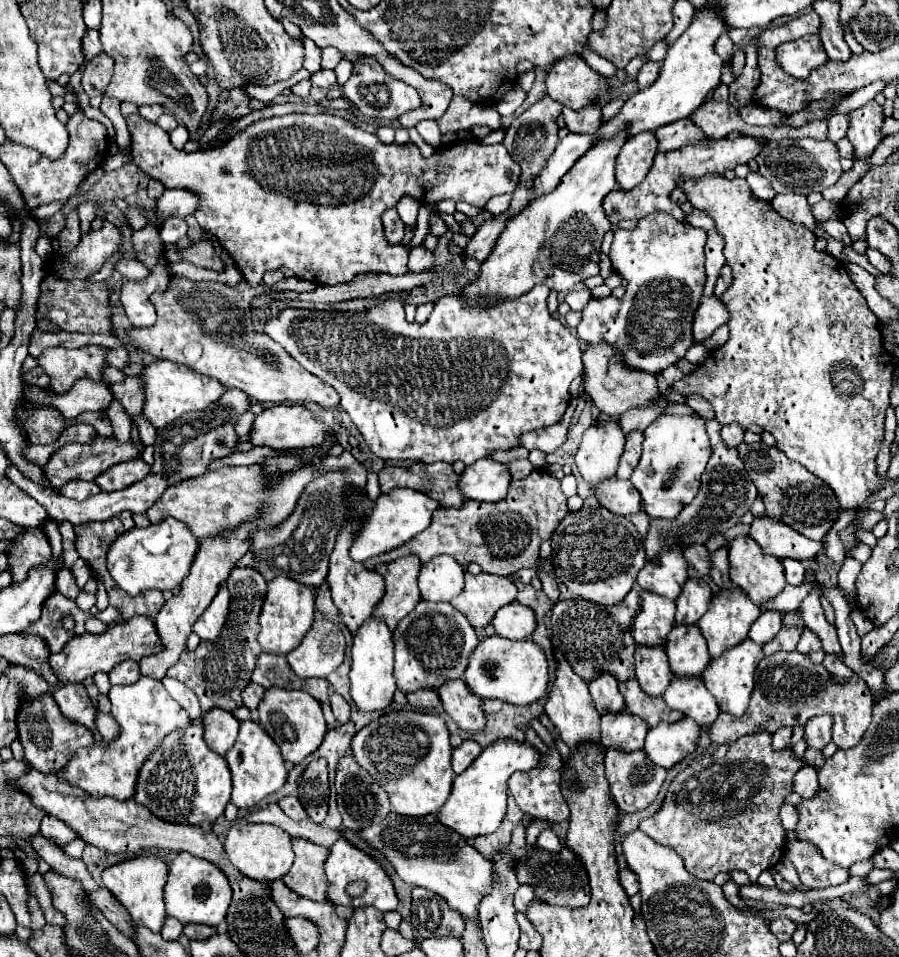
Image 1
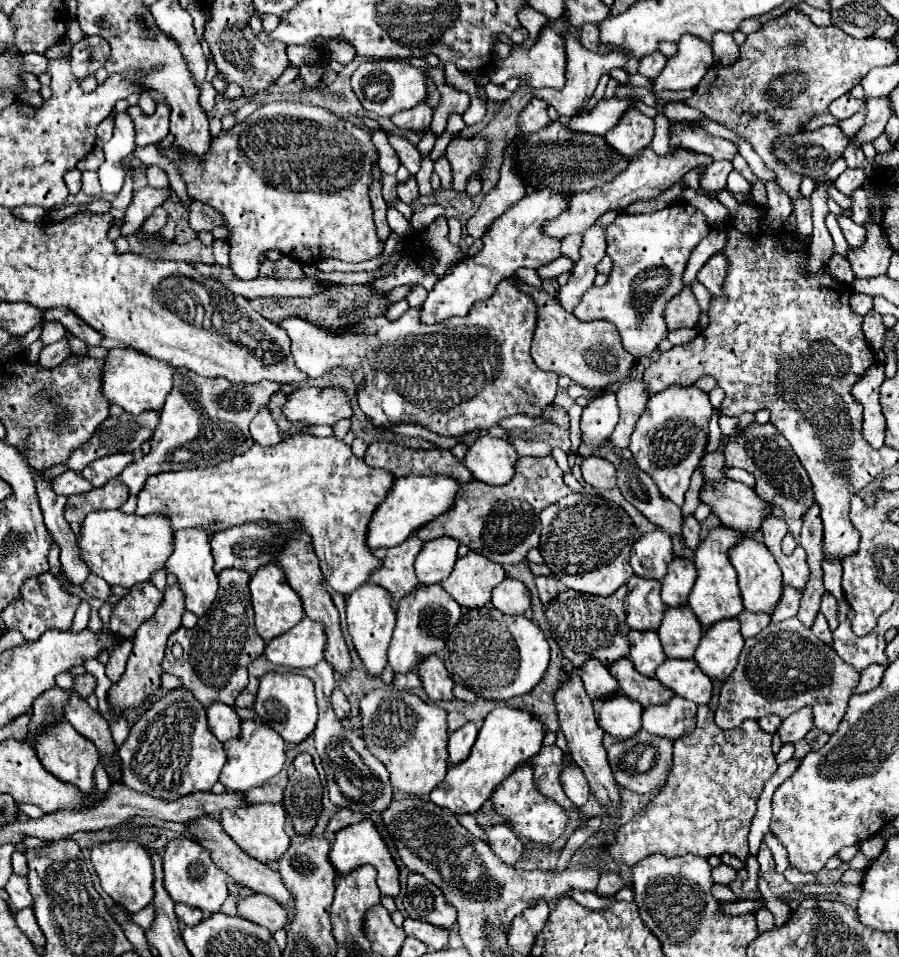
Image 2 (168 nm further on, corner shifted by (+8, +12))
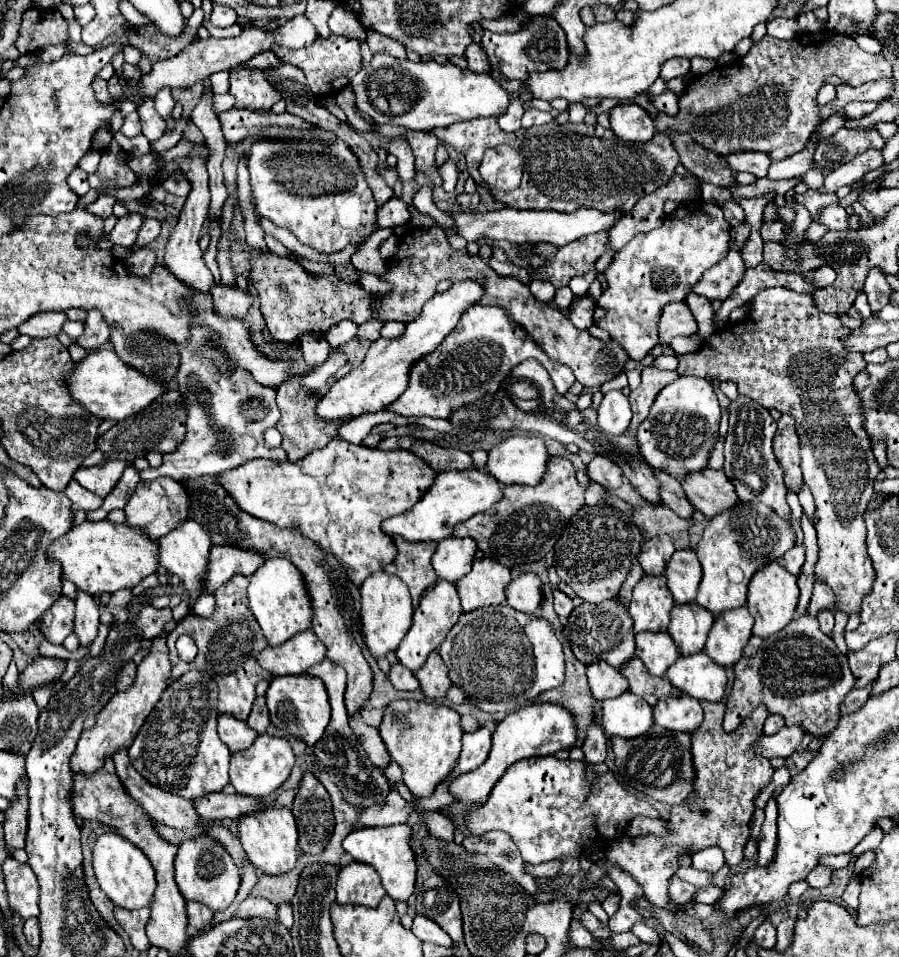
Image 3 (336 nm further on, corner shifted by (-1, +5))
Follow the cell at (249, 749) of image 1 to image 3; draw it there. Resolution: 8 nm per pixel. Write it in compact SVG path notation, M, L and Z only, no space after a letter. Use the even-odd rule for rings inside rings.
M259 734L251 748L235 752L231 756L229 776L231 776L233 788L239 794L265 798L271 792L275 792L289 778L293 766L295 766L295 754L293 754L287 738L275 738L275 736L269 736L269 734Z

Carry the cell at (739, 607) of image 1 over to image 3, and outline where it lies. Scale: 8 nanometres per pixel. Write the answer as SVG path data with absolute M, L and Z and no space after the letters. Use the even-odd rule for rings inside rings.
M739 504L715 516L705 528L697 548L697 556L703 566L703 580L699 584L695 602L715 616L745 606L751 576L773 556L779 560L787 550L791 550L795 546L793 538L793 528L763 504Z

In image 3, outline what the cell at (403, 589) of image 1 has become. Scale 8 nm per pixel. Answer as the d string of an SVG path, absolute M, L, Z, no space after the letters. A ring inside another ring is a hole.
M397 536L393 544L397 548L397 558L383 570L401 578L407 584L415 608L423 592L437 582L435 570L431 566L431 556L437 548L437 542L405 542Z

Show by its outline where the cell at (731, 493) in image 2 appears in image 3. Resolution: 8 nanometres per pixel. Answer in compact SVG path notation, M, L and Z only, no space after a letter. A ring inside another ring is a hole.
M711 468L687 476L681 486L689 502L709 520L711 516L717 516L717 512L723 512L725 508L737 506L741 502L737 500L737 492L733 484L729 484L729 478L723 472L715 472Z

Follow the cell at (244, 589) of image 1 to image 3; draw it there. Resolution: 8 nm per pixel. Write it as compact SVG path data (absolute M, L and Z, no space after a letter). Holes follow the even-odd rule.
M233 576L233 580L229 580L229 584L221 586L223 592L221 592L221 588L215 592L217 606L215 606L215 614L211 618L199 620L197 616L187 614L181 622L177 622L177 628L167 638L169 658L173 664L171 678L177 680L179 676L183 676L189 670L199 670L199 672L211 674L219 686L219 706L217 706L219 714L231 714L239 720L247 720L247 716L251 712L257 682L271 678L271 674L265 672L257 664L257 656L267 648L267 640L265 640L255 616L249 612L247 584L249 584L249 578ZM181 634L191 636L199 648L199 654L193 662L183 662L177 656L175 642Z

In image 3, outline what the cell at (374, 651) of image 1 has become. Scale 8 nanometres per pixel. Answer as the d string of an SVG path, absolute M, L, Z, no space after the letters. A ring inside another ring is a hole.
M375 572L363 582L361 598L363 600L361 600L359 616L361 616L361 630L363 630L365 644L375 658L383 658L389 652L397 650L399 642L403 640L403 636L411 626L413 606L411 606L409 590L405 588L405 584L401 584L397 576L387 572Z

